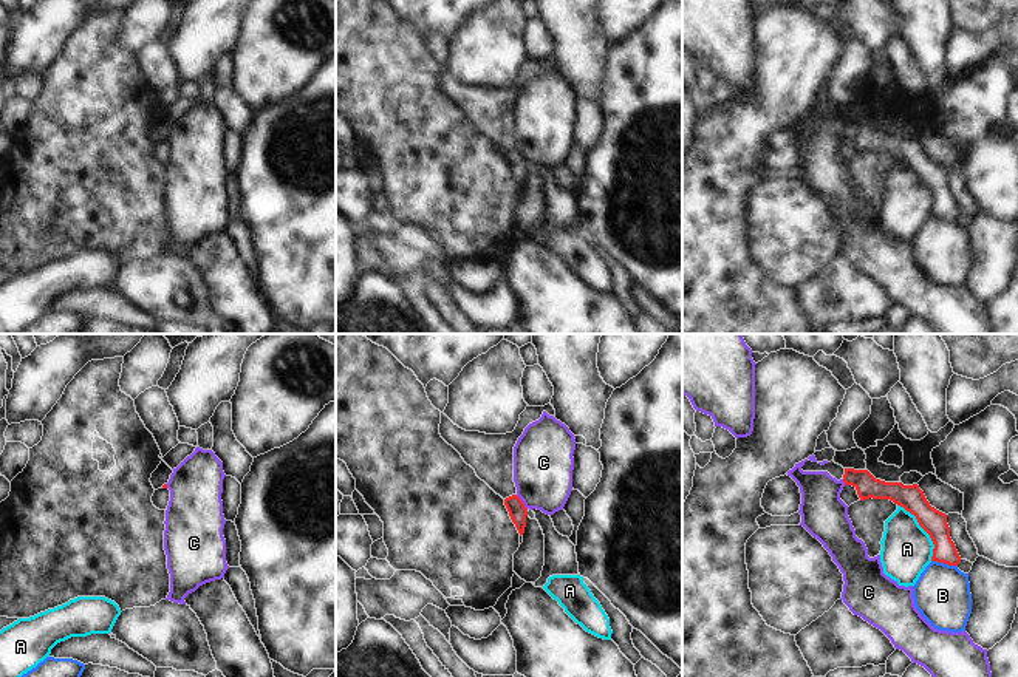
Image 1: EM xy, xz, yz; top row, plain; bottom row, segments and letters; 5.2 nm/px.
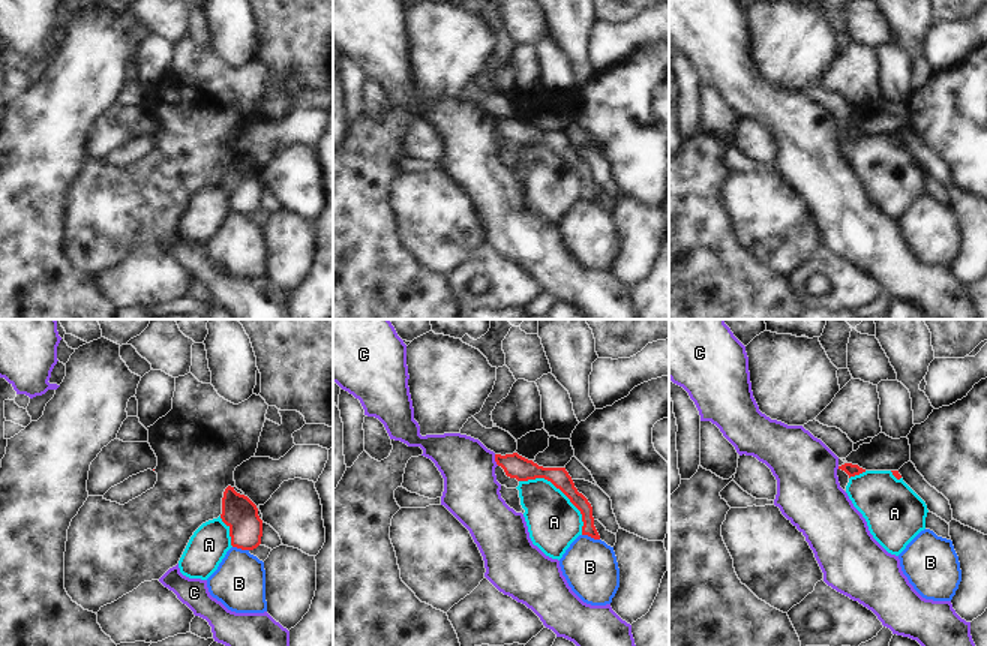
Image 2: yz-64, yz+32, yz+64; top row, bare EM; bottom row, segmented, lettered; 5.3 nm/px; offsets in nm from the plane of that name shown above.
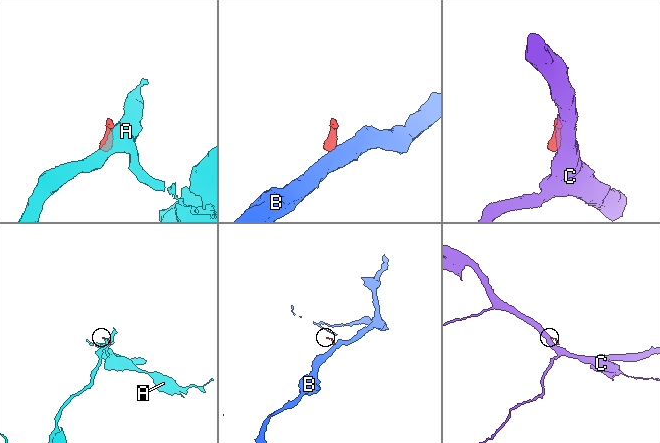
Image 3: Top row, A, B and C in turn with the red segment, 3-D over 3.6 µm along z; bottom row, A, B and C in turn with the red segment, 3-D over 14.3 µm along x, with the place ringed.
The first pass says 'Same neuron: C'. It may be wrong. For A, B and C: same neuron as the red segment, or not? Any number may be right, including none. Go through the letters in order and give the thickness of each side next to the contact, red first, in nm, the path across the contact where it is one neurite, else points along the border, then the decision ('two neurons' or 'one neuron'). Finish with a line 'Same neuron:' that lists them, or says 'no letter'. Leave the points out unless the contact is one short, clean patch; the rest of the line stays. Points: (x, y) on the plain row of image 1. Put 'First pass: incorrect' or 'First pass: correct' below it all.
A: 140/260 nm | two neurons
B: 130/280 nm | along yz (932, 214), (956, 220) | two neurons
C: 90/320 nm | along xz (515, 149), (526, 163) | two neurons
Same neuron: no letter
First pass: incorrect

